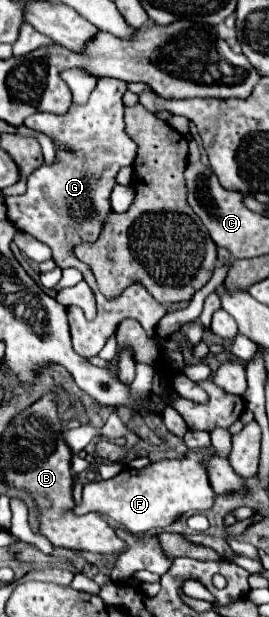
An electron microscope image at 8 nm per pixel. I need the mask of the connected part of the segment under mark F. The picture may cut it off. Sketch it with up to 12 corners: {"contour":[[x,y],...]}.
{"contour":[[188,448],[88,482],[76,514],[102,514],[134,536],[208,510],[206,462]]}

